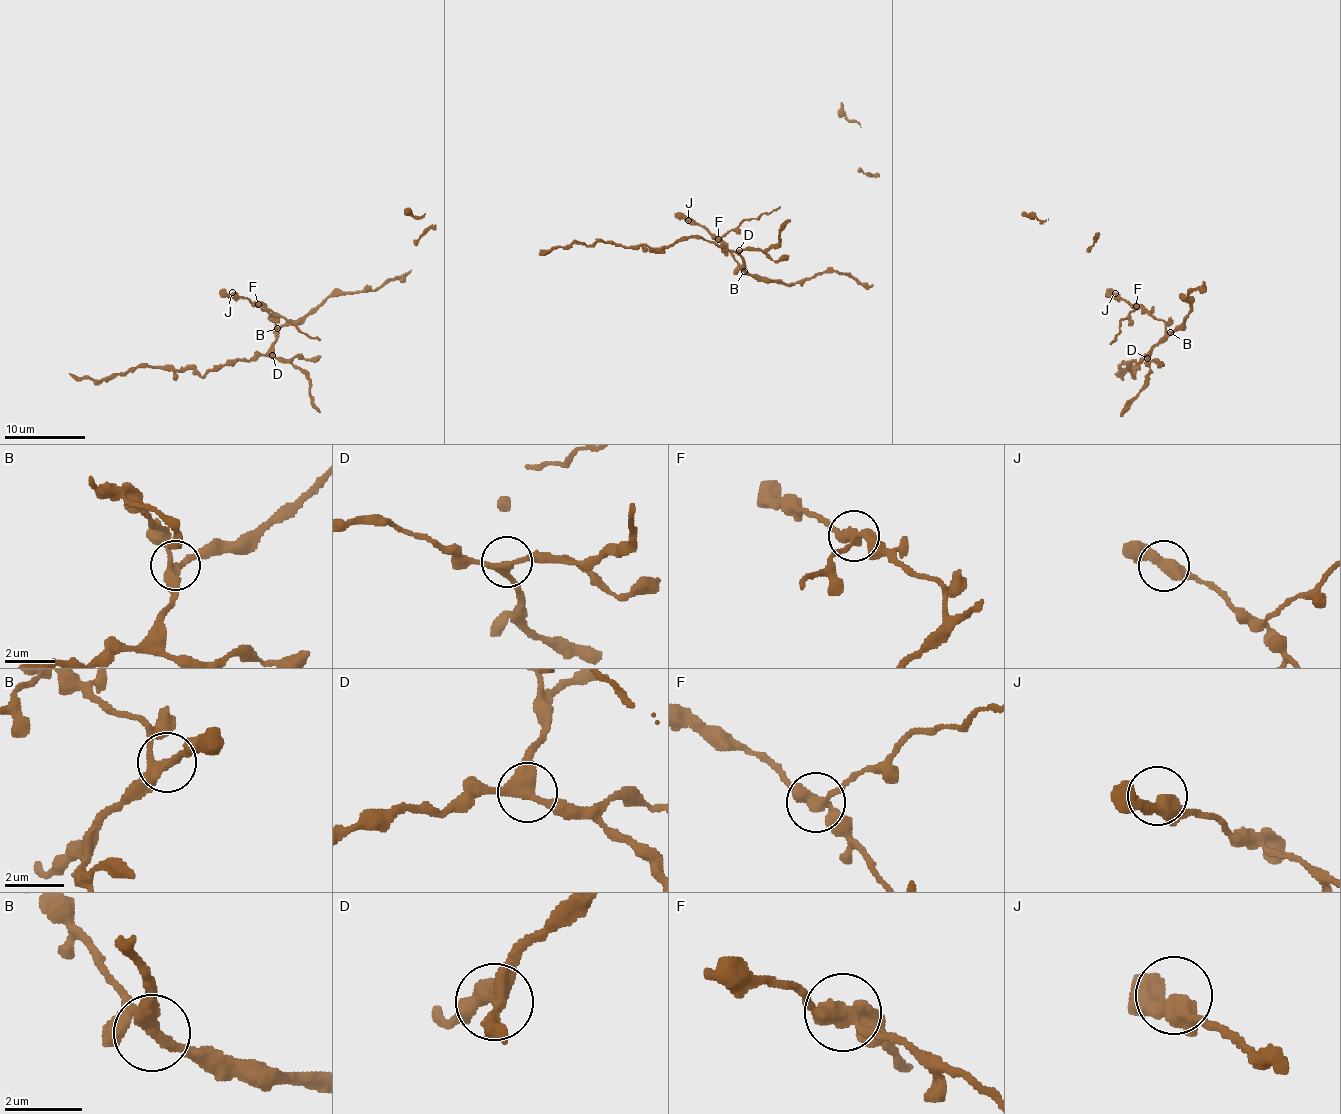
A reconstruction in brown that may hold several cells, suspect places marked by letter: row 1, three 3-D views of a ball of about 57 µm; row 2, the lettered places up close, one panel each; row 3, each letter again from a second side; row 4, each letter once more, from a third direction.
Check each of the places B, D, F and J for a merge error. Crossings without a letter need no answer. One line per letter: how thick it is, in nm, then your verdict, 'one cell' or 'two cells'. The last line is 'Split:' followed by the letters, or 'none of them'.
B: 280 nm thick; one cell
D: 320 nm thick; one cell
F: 360 nm thick; two cells
J: 360 nm thick; one cell
Split: F

